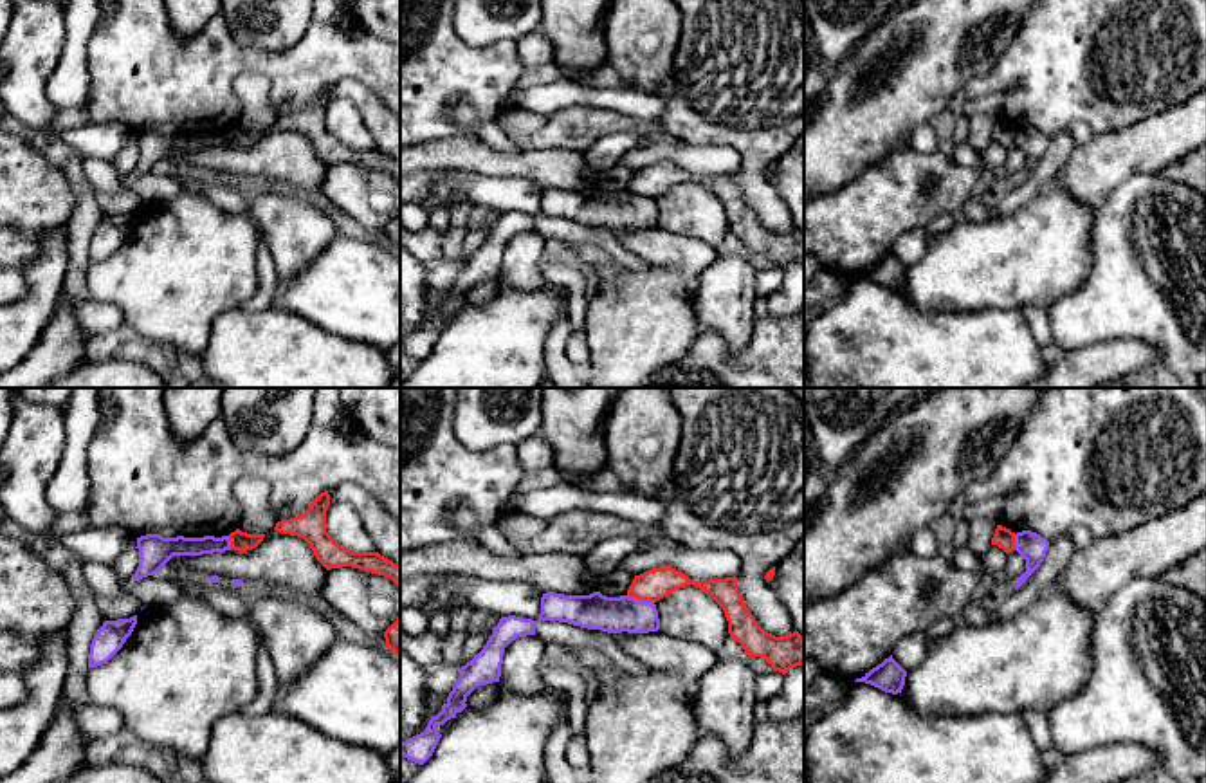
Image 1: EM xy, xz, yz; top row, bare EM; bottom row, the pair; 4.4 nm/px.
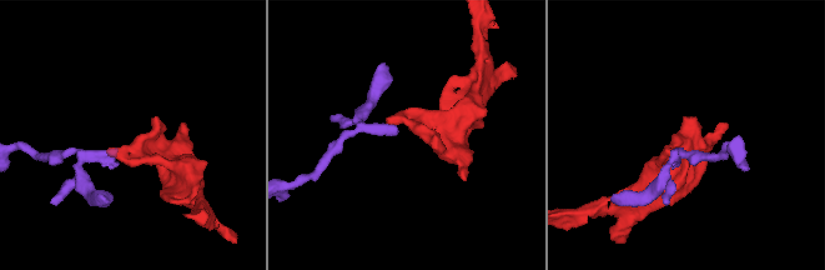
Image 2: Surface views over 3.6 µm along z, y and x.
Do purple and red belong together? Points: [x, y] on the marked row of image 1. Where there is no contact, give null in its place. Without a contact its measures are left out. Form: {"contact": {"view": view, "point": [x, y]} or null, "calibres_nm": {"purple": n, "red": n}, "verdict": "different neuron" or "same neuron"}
{"contact": {"view": "xz", "point": [639, 599]}, "calibres_nm": {"purple": 160, "red": 140}, "verdict": "different neuron"}

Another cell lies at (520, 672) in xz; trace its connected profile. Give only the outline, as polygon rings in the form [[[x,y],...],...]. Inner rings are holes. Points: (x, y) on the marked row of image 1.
[[[537,635],[517,637],[503,653],[499,684],[521,695],[559,695],[566,693],[548,684],[539,675],[539,662],[544,657],[544,640]]]

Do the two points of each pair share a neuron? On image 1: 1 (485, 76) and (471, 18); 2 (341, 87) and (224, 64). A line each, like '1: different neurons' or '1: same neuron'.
1: different neurons
2: different neurons

